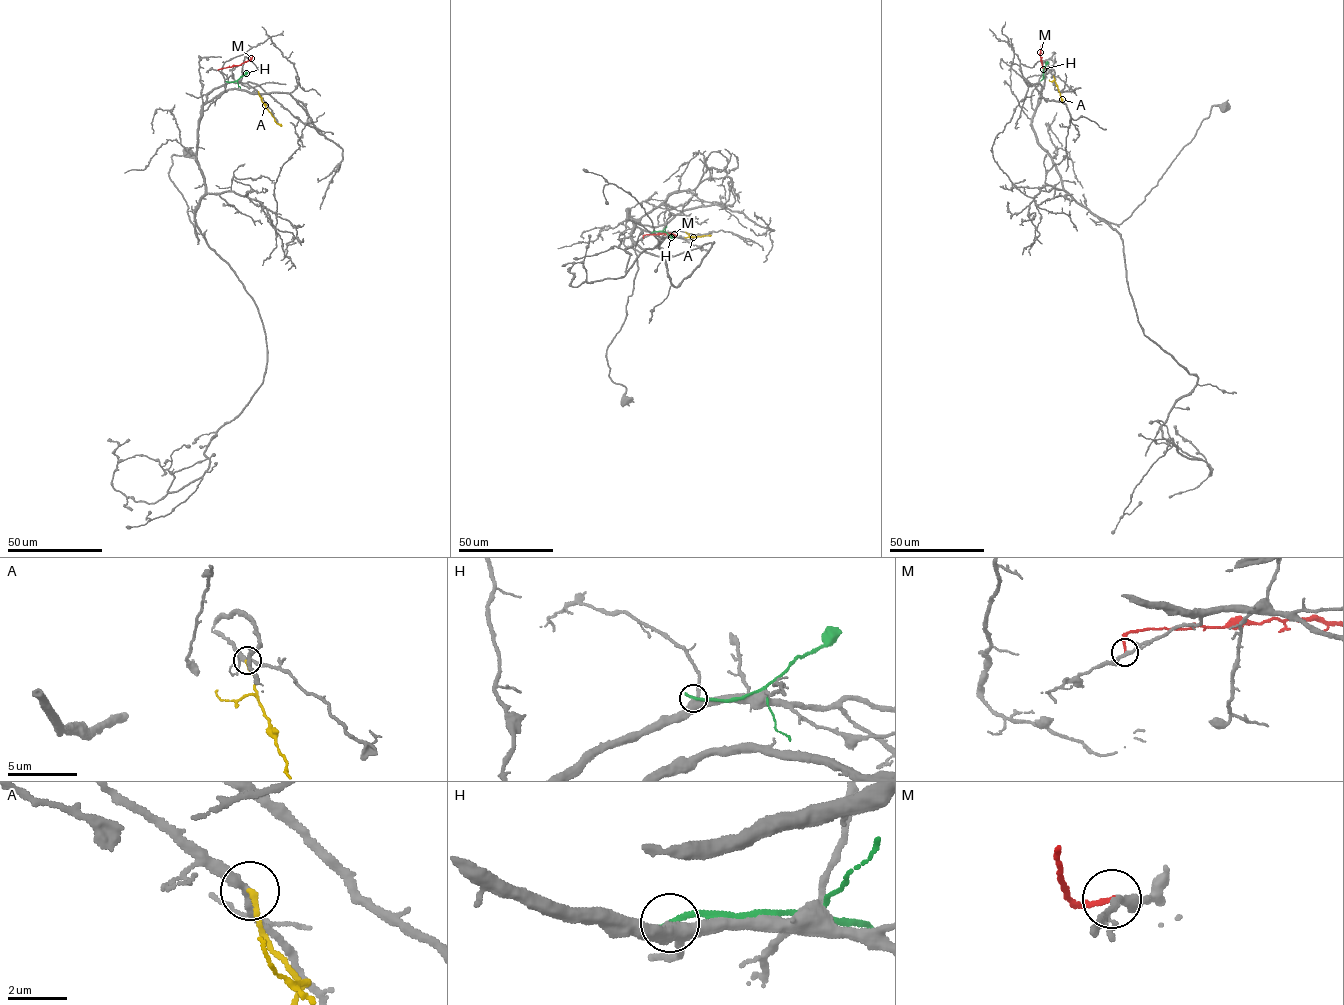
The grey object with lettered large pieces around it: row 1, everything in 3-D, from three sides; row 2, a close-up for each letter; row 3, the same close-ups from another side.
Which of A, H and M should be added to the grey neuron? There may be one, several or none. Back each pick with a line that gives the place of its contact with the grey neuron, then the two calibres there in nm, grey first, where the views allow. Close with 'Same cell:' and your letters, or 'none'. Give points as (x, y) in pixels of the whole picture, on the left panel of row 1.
A: meets grey at (258, 91); 280 nm thick on the grey side, 160 nm on the other
Same cell: A

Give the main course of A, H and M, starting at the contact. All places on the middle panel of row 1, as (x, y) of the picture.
A: (684, 237), (711, 235)
H: (653, 231), (666, 232), (672, 237)
M: (643, 237), (664, 233), (676, 236)

